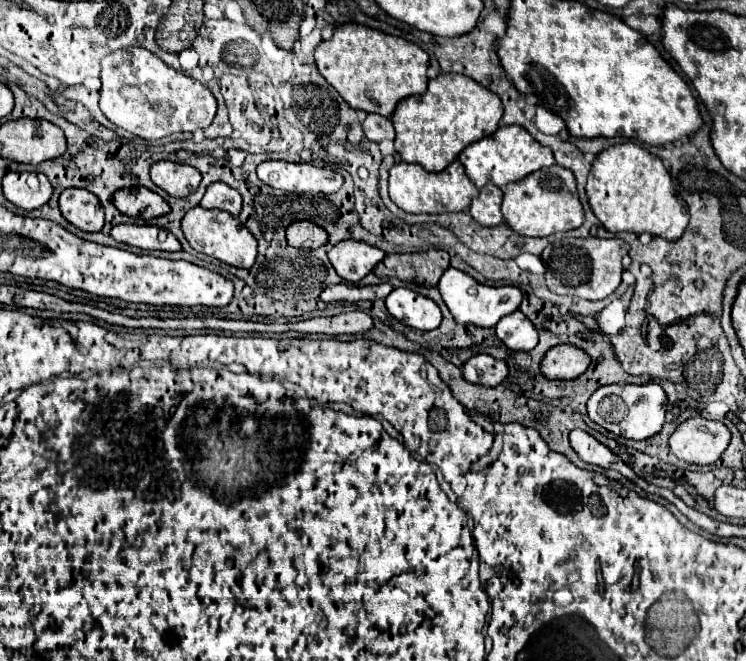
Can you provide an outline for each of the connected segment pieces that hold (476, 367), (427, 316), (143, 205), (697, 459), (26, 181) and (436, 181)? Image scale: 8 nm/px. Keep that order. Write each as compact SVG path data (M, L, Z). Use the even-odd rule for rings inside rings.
M476 354L464 362L462 376L470 384L494 388L508 376L508 366L504 360L496 360L488 354Z
M394 288L386 296L386 310L416 330L434 330L442 322L436 302L410 288Z
M124 188L114 194L114 206L126 216L140 216L144 220L158 218L170 212L168 202L148 188Z
M706 418L684 420L670 436L670 450L692 464L714 464L730 444L730 430L722 422Z
M10 172L4 176L4 196L22 210L44 206L52 196L52 184L40 172Z
M454 160L442 172L428 172L420 164L400 162L390 168L388 192L392 202L404 212L440 214L440 212L464 212L468 208L468 202L472 202L472 198L478 194L478 188L468 180L464 166L458 160Z

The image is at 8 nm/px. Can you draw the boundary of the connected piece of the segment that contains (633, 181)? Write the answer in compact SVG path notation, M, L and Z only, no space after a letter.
M634 142L606 148L594 162L586 184L592 212L610 232L648 232L666 240L678 240L688 226L688 212L680 204L672 178L662 160Z

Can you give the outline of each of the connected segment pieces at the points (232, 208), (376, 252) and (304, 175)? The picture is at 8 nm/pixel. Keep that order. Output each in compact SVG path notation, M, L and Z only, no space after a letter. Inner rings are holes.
M214 182L206 188L206 194L200 200L200 206L224 210L224 212L230 212L232 216L238 216L242 210L242 196L234 188L230 188L228 184Z
M344 240L330 248L328 260L334 266L336 274L346 282L358 282L382 262L386 254L380 248L368 246L358 240Z
M266 160L258 166L258 178L284 192L310 192L310 194L330 194L338 192L342 186L342 176L332 168L318 168L312 164L290 164L282 160Z

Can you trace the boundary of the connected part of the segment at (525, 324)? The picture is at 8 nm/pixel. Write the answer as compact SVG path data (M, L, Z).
M520 310L504 316L494 330L502 344L514 352L530 352L538 344L538 332L534 324Z

